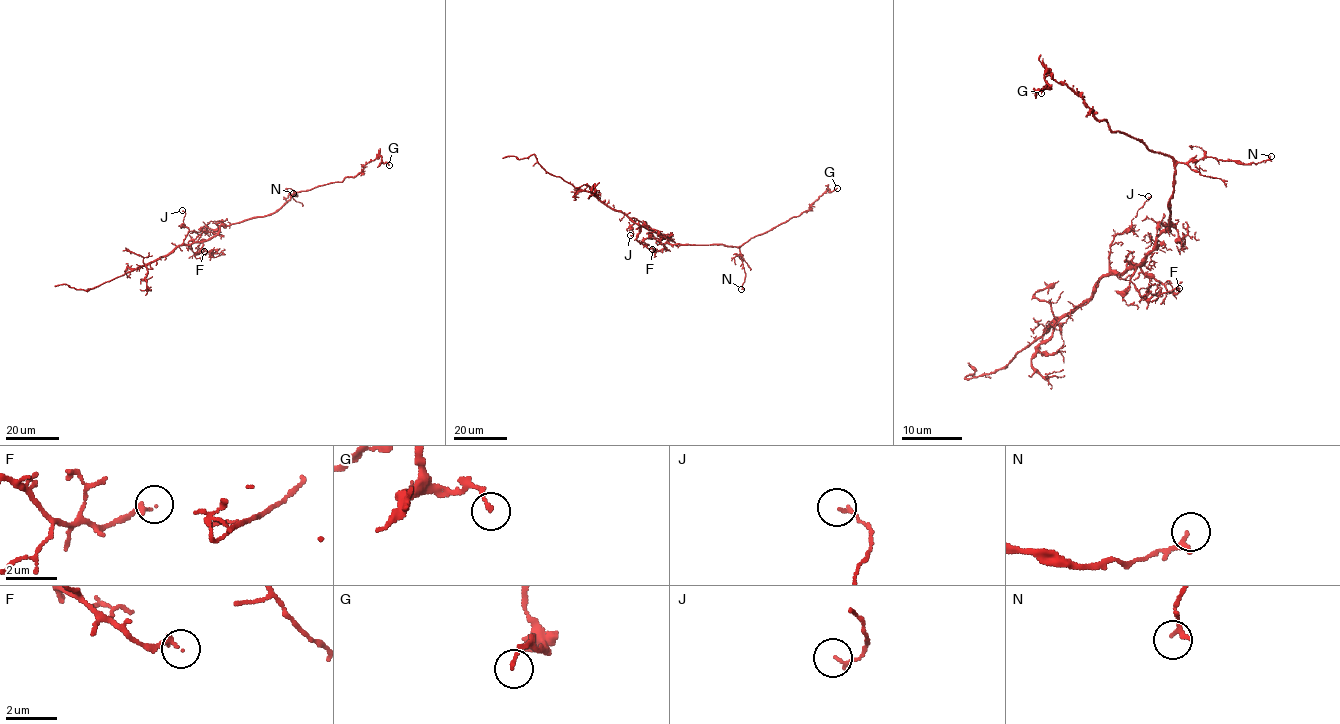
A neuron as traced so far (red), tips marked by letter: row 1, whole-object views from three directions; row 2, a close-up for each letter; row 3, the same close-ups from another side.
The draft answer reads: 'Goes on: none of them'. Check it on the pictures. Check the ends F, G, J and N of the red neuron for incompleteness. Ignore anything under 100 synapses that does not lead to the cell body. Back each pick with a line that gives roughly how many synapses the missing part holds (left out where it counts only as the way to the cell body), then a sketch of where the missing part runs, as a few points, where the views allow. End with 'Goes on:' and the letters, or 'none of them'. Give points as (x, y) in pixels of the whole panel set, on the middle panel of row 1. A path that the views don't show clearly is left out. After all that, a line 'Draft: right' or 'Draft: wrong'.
Goes on: none of them
Draft: right

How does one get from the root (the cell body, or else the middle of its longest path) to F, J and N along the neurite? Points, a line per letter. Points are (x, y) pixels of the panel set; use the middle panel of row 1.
F: (667, 241), (663, 235), (642, 226), (636, 240), (652, 249)
J: (667, 241), (663, 235), (638, 225), (634, 218), (636, 220), (631, 226), (633, 234), (630, 235)
N: (667, 241), (672, 244), (738, 247), (745, 273), (741, 289)

